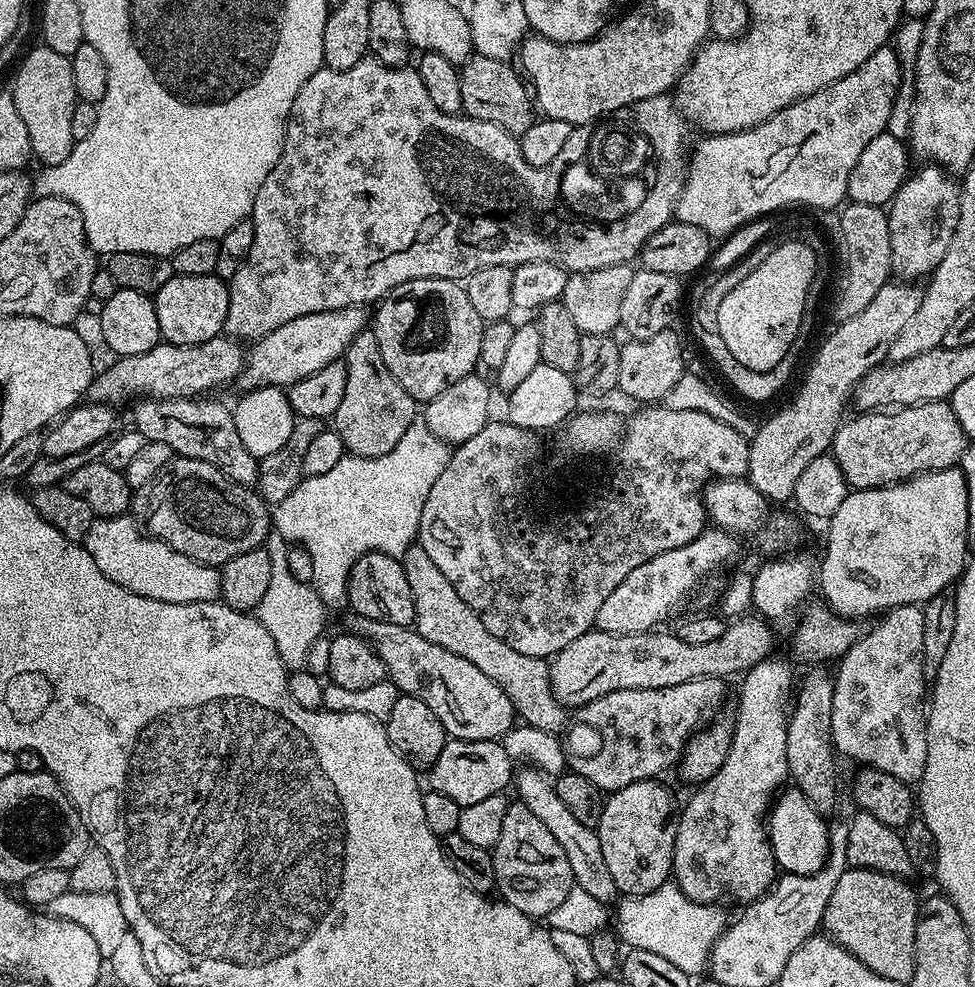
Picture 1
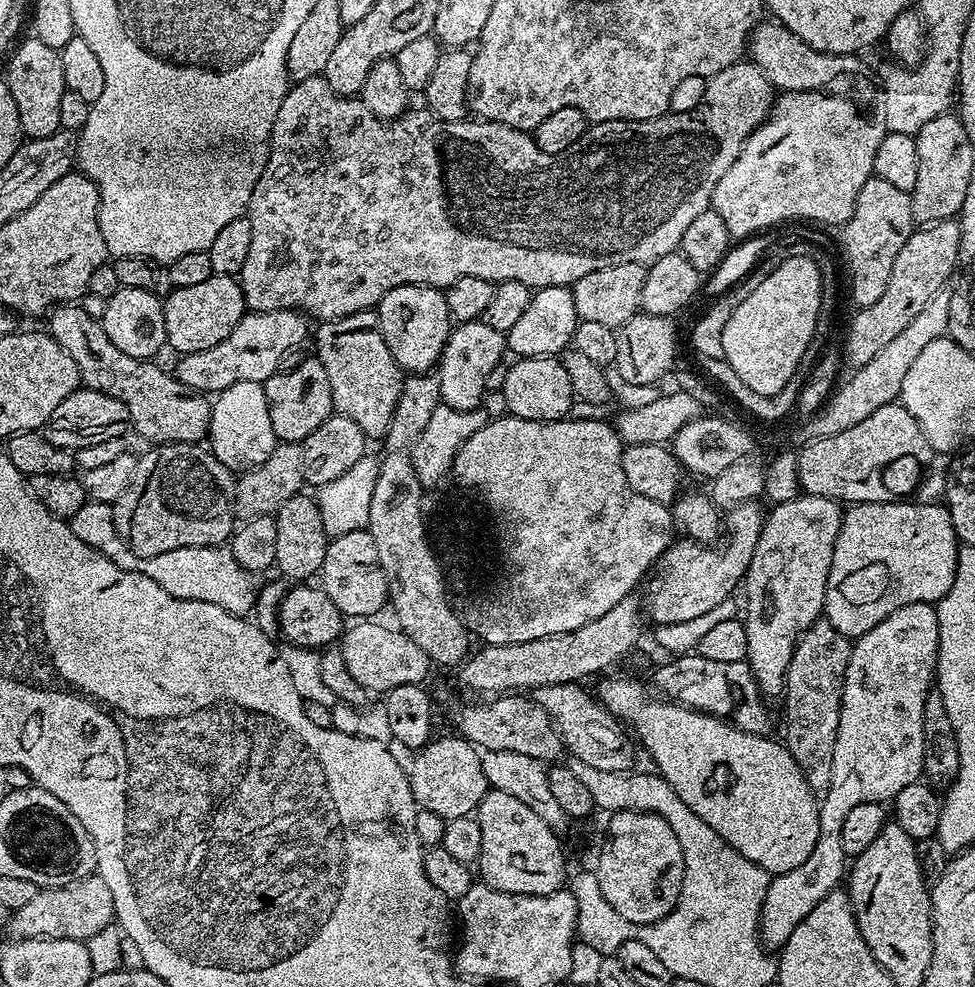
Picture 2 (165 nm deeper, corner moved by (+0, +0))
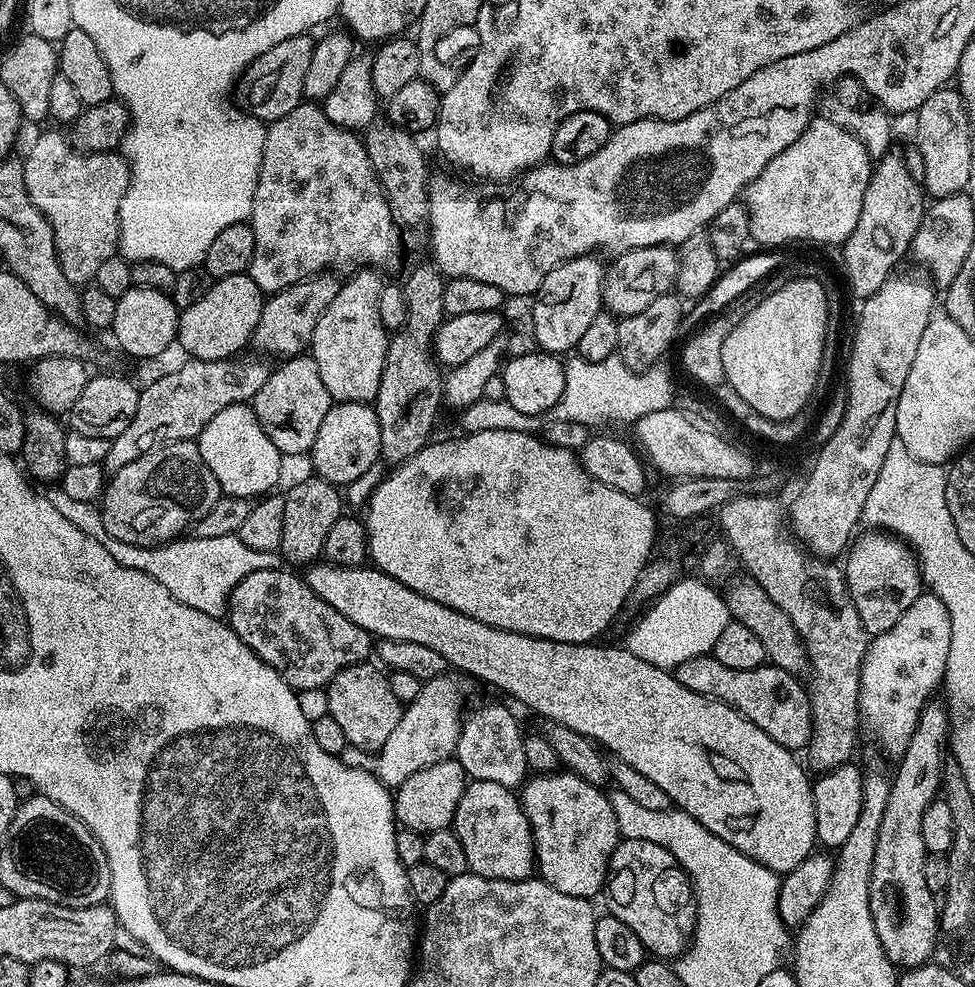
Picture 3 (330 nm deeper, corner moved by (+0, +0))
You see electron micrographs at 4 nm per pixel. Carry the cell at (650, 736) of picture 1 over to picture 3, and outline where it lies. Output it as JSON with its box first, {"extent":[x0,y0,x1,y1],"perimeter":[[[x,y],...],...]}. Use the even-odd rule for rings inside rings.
{"extent":[674,654,812,750],"perimeter":[[[711,654],[695,656],[677,665],[674,675],[682,686],[694,689],[703,696],[720,700],[734,710],[738,710],[754,726],[766,730],[774,742],[793,750],[804,750],[812,738],[812,704],[808,700],[805,685],[800,685],[793,673],[785,668],[761,666],[750,670],[734,670],[722,666]]]}

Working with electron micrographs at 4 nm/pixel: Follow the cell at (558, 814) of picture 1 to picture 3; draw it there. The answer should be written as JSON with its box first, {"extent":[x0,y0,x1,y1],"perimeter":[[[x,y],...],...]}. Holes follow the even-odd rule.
{"extent":[454,704,530,790],"perimeter":[[[492,704],[489,708],[478,709],[469,720],[467,717],[463,721],[454,756],[472,780],[498,782],[516,790],[525,783],[530,772],[524,742],[525,737],[520,736],[520,726],[512,717],[511,710],[500,704]]]}

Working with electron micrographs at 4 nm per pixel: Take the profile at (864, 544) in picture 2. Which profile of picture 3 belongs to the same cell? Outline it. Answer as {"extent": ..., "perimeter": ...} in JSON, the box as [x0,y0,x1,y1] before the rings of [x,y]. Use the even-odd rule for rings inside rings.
{"extent":[842,530,922,634],"perimeter":[[[884,530],[868,531],[872,532],[847,549],[848,561],[842,564],[842,571],[848,597],[865,632],[875,634],[890,630],[890,626],[894,626],[894,622],[922,595],[922,564],[903,539]]]}

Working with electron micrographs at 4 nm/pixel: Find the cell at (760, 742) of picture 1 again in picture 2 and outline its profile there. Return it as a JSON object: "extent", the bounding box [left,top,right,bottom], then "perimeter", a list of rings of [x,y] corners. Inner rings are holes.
{"extent":[742,494,842,697],"perimeter":[[[801,494],[790,502],[775,505],[767,513],[764,529],[754,558],[750,558],[748,573],[742,581],[744,604],[742,600],[742,619],[746,630],[748,659],[752,667],[756,684],[765,697],[779,697],[784,691],[784,679],[790,666],[790,658],[800,641],[801,634],[810,625],[821,619],[826,598],[826,582],[830,574],[830,562],[834,558],[834,546],[842,519],[842,508],[839,503],[828,497]]]}

